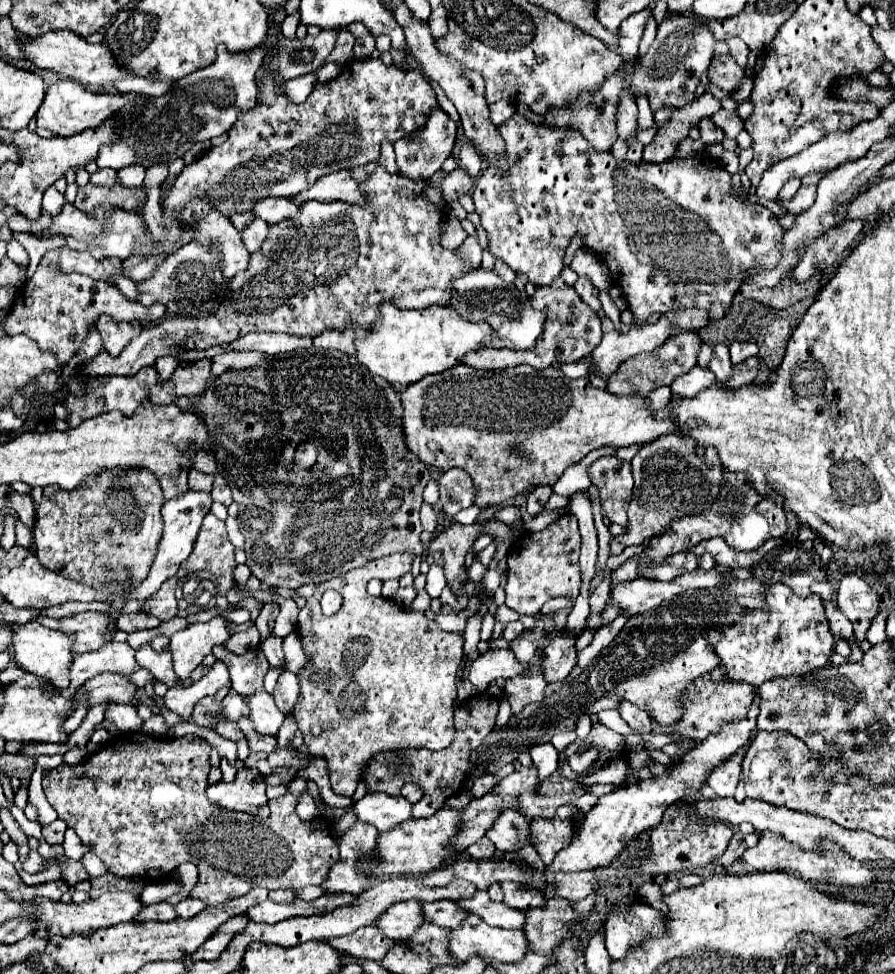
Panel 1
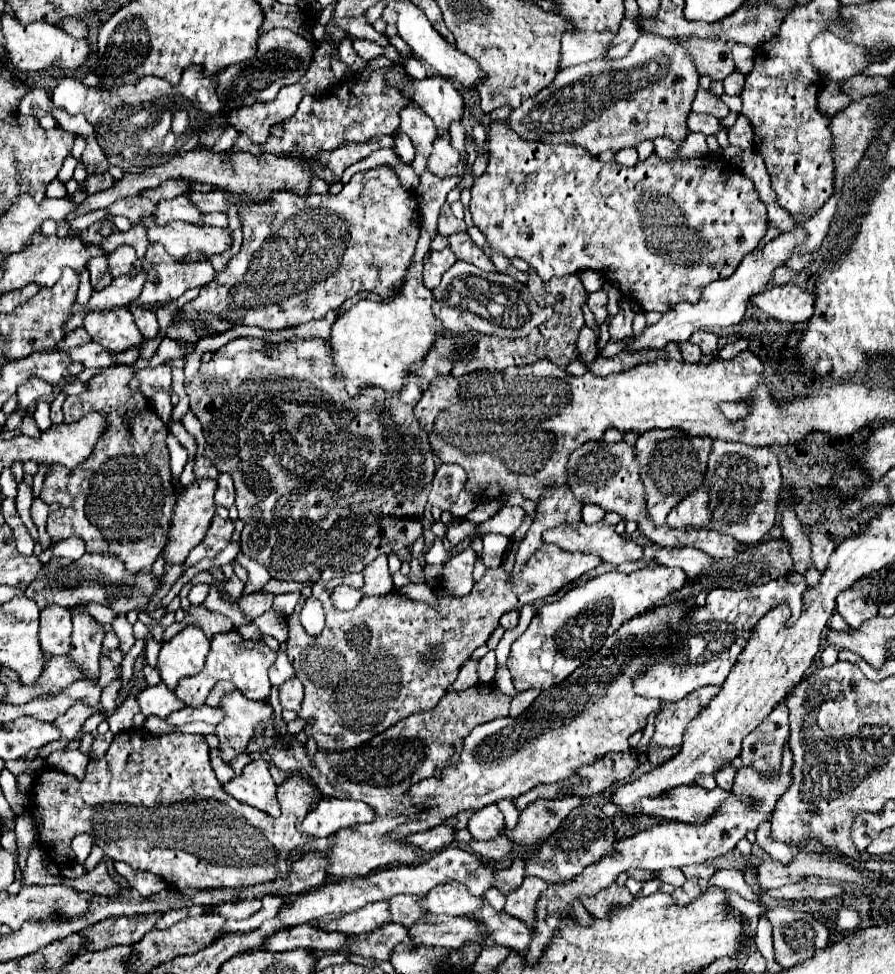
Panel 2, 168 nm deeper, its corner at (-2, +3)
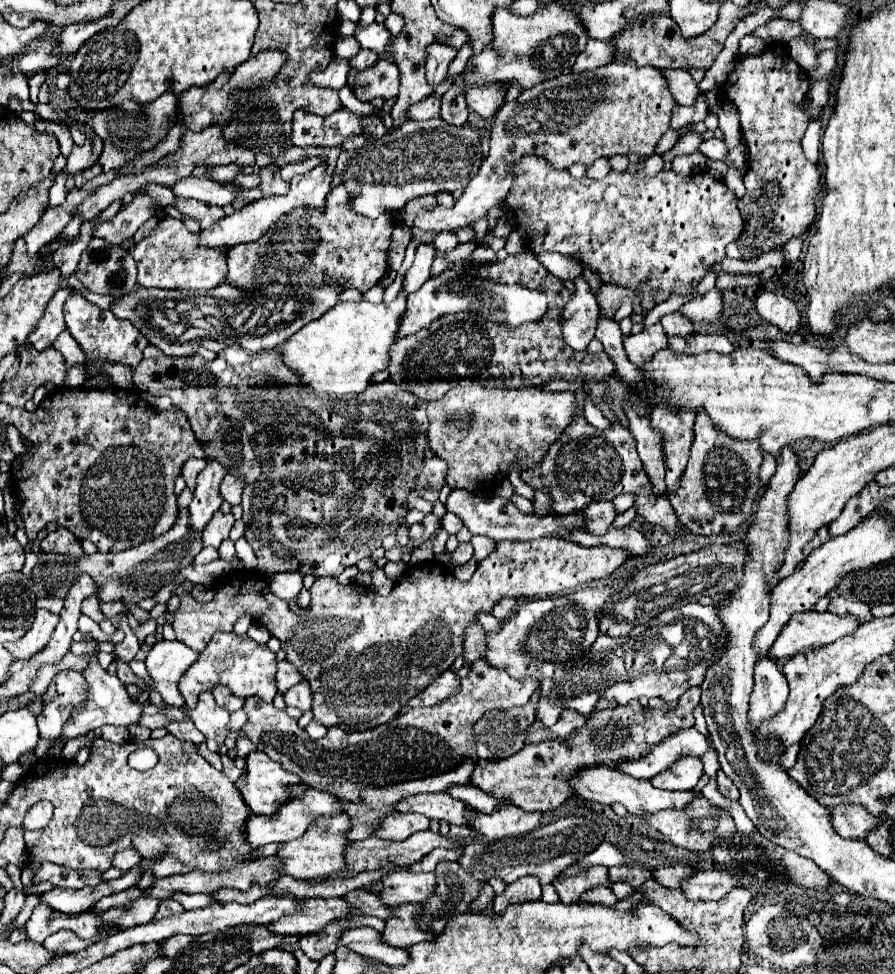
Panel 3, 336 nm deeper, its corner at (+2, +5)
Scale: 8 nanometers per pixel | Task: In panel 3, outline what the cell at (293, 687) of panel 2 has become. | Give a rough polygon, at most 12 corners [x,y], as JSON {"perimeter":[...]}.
{"perimeter":[[307,680],[283,694],[287,706],[311,710],[313,692]]}

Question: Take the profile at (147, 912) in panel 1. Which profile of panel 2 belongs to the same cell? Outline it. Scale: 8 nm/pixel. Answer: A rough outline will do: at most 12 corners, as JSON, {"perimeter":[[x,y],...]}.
{"perimeter":[[163,912],[111,916],[81,930],[89,950],[135,944]]}

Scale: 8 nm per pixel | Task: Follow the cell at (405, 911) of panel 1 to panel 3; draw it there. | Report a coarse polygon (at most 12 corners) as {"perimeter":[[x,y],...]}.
{"perimeter":[[303,898],[297,912],[267,930],[277,936],[319,932],[353,914],[343,898]]}

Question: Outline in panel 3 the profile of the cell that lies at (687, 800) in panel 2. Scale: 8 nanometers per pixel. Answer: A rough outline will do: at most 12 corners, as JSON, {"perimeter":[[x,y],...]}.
{"perimeter":[[581,768],[573,792],[633,816],[685,808],[695,792],[659,790],[611,768]]}

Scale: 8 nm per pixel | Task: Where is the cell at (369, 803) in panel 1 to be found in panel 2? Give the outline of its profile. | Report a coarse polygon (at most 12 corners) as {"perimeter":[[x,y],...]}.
{"perimeter":[[329,798],[305,816],[301,834],[323,838],[373,822],[365,802]]}

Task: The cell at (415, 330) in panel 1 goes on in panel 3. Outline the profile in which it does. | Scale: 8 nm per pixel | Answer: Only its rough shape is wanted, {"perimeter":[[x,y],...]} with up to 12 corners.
{"perimeter":[[405,292],[339,302],[279,344],[297,386],[361,394],[389,362]]}

